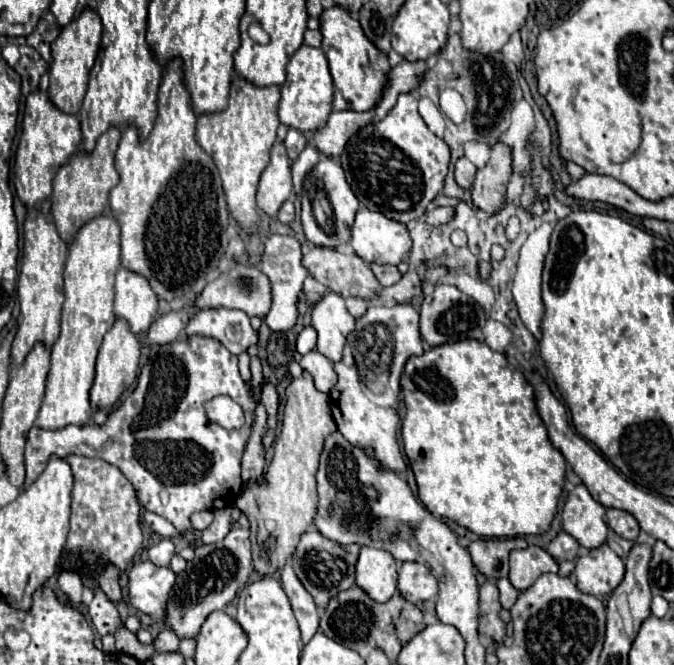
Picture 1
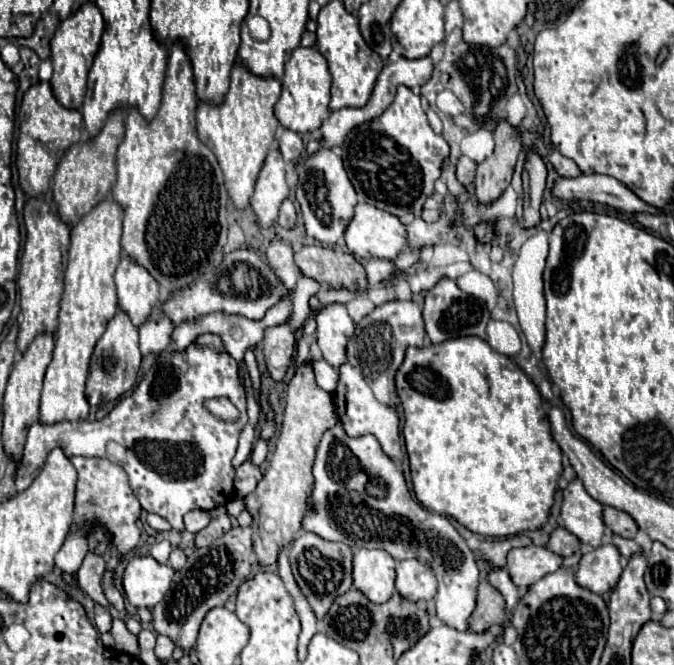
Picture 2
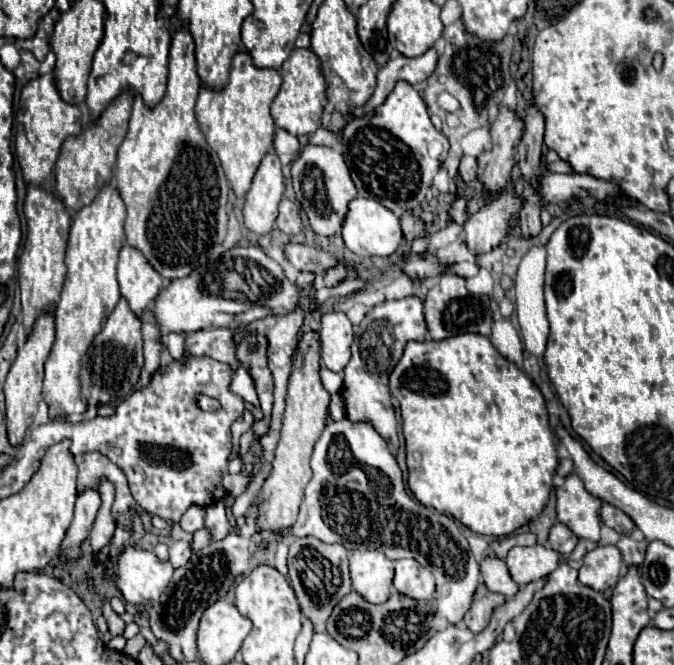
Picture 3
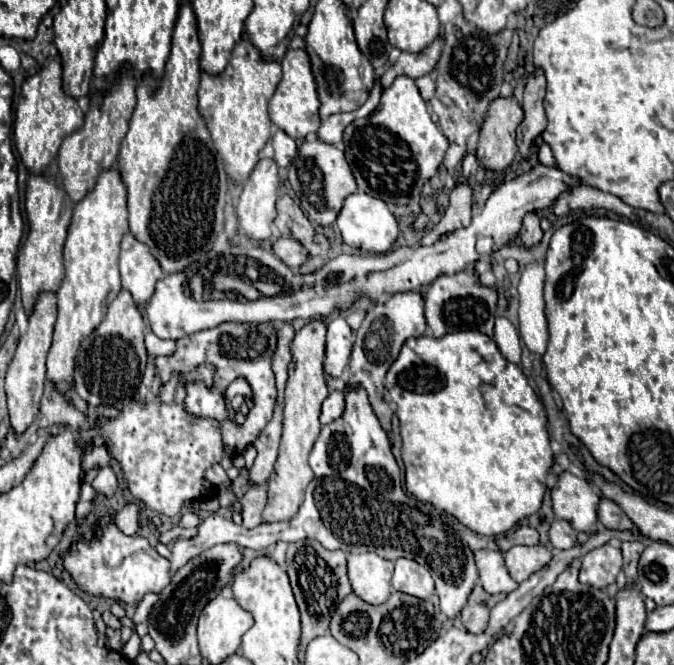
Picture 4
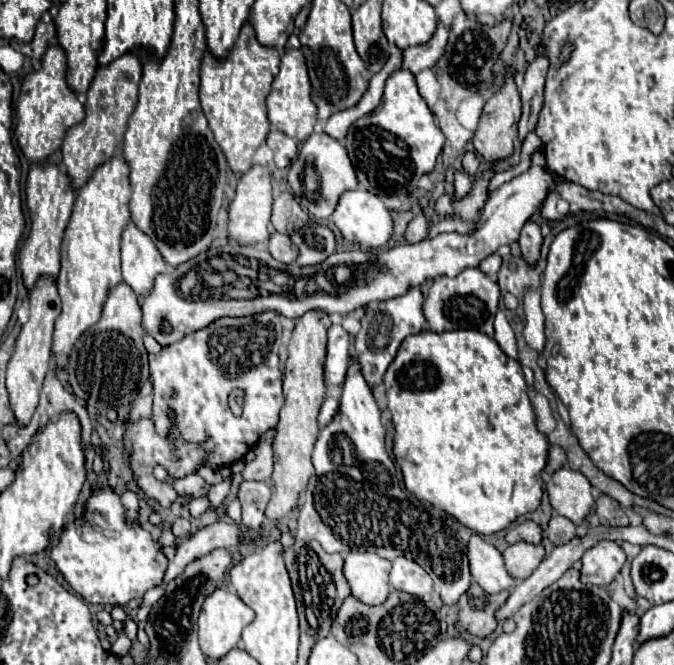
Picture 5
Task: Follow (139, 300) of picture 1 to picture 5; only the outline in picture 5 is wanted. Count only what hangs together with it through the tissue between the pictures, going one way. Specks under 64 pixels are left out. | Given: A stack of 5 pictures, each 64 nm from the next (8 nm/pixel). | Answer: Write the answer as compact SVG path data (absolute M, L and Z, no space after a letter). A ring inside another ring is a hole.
M134 222L122 232L122 278L136 294L148 294L154 278L168 272L168 264L148 234Z

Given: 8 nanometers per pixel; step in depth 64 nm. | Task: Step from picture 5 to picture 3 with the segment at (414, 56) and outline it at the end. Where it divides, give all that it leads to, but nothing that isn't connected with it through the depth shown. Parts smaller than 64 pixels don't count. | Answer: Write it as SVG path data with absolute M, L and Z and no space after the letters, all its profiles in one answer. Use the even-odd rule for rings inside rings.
M430 48L428 52L424 52L418 58L408 58L408 56L398 56L394 60L390 60L384 68L380 68L378 72L378 86L372 94L372 98L368 100L368 104L364 108L358 108L356 112L350 112L352 116L364 116L374 112L388 96L388 92L394 88L394 84L398 80L406 80L410 84L418 84L422 80L426 80L434 68L436 68L436 60L438 54L434 48Z

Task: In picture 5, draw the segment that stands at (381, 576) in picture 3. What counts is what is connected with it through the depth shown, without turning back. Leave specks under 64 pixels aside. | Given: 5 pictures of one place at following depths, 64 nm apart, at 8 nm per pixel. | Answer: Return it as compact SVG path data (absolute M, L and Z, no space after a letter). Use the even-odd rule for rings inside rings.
M350 552L344 558L344 578L350 584L352 596L358 598L360 602L368 604L368 606L378 606L382 604L388 594L390 594L390 582L388 582L388 574L390 574L392 564L376 554L370 552Z

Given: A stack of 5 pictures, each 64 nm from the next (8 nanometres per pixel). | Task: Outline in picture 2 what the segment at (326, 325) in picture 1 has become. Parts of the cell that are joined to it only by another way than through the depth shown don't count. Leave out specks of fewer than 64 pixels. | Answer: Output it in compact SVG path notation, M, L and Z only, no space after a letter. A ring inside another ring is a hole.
M330 304L316 312L318 322L318 346L324 360L332 368L340 368L346 358L346 344L354 334L354 322L350 320L342 304Z

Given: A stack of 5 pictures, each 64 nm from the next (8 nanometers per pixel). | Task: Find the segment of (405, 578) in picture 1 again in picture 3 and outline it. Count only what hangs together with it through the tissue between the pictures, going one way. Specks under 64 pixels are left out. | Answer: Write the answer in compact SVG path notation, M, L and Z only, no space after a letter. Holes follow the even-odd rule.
M396 560L394 586L414 600L430 600L434 596L434 576L416 560Z

